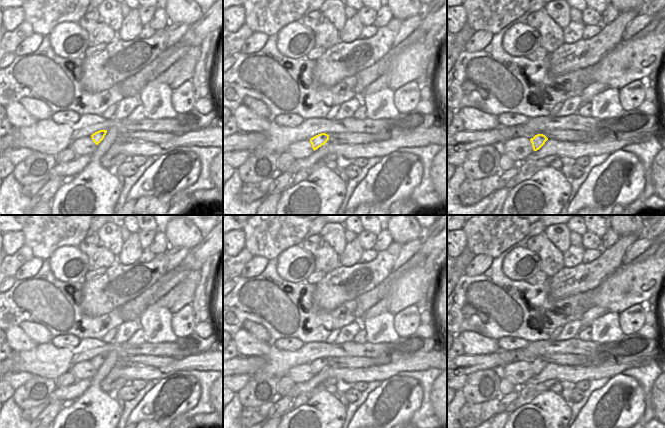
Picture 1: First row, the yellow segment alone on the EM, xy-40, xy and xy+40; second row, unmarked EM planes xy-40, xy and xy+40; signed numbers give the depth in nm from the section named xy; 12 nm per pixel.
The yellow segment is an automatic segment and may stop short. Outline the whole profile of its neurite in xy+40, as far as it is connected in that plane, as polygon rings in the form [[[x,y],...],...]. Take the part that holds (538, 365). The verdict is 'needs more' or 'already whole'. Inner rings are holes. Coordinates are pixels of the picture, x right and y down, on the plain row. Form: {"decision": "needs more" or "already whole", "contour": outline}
{"decision": "already whole", "contour": [[[537,358],[533,362],[530,363],[532,367],[532,371],[534,375],[539,374],[545,366],[548,364],[548,362],[543,358]]]}

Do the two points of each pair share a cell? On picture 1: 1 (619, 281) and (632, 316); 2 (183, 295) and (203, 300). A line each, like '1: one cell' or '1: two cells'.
1: two cells
2: two cells

